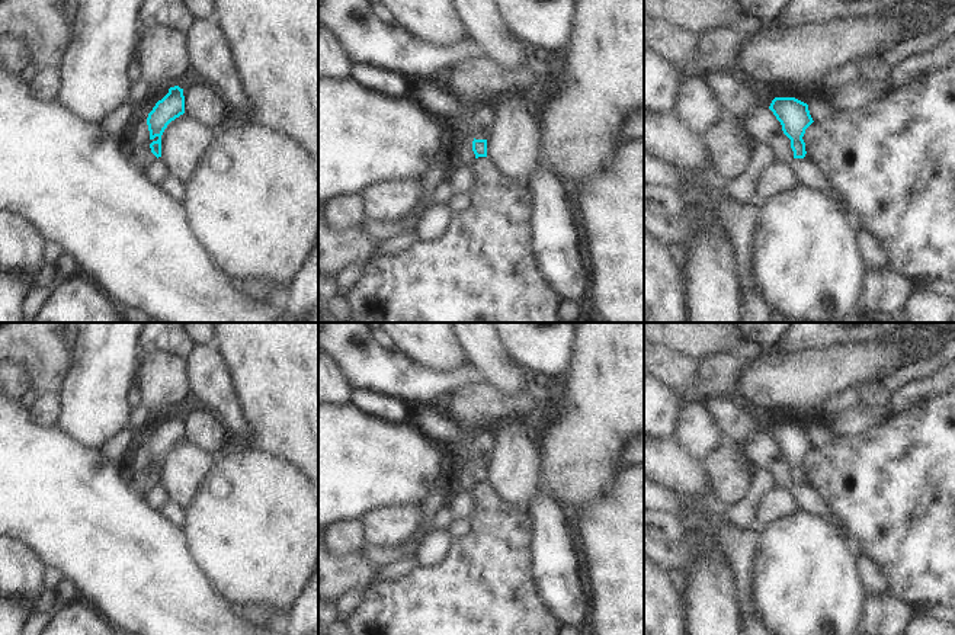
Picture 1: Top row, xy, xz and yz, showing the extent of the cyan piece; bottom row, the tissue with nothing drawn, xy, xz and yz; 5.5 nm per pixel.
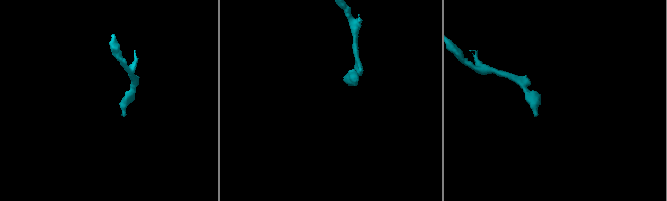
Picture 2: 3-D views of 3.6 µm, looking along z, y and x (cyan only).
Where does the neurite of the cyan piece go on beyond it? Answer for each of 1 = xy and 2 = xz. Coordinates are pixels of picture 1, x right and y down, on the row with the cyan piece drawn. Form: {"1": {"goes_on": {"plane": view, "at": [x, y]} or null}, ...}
{"1": {"goes_on": null}, "2": {"goes_on": null}}

